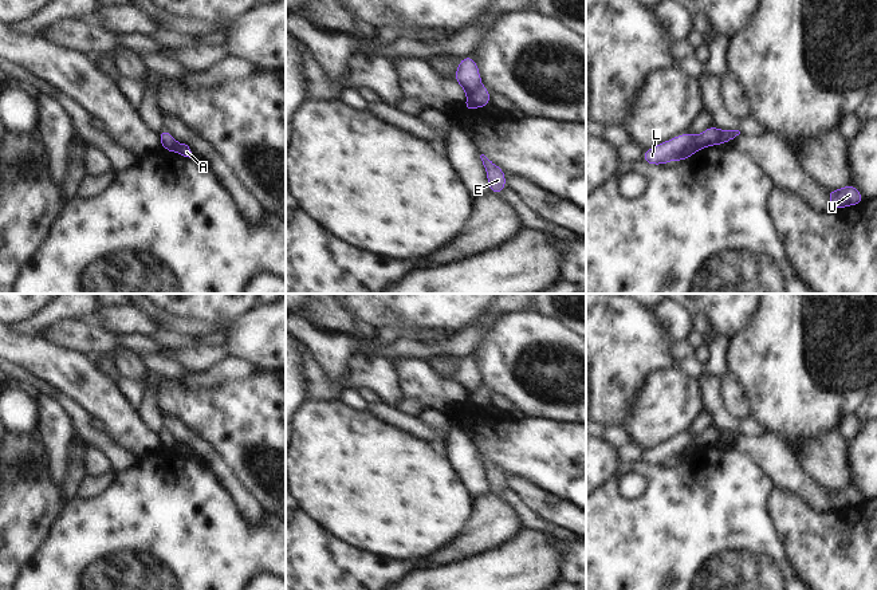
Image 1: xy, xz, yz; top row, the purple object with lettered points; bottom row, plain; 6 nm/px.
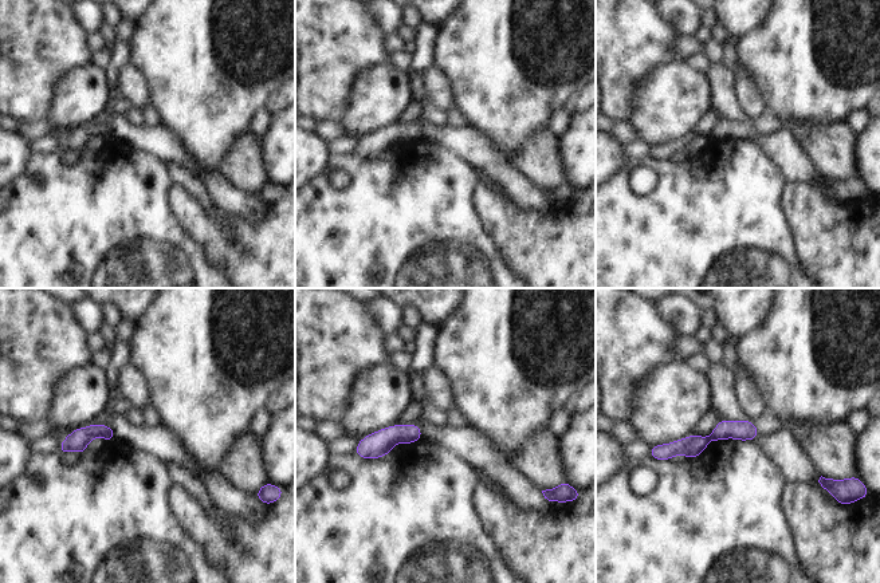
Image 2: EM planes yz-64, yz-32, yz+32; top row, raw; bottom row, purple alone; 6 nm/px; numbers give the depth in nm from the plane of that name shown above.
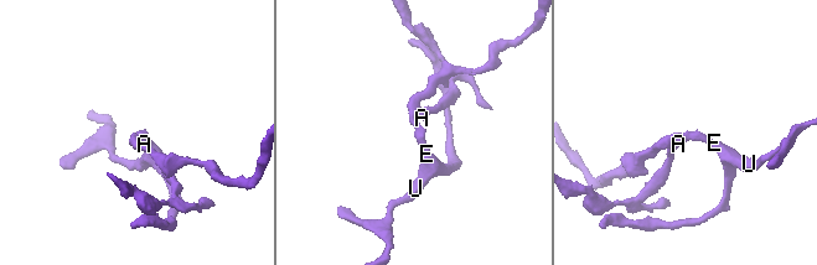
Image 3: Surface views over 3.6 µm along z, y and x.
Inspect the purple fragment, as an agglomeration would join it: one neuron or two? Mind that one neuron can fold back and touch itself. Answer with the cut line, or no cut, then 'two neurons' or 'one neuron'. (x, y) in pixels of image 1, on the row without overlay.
cut in yz along (699, 449), (689, 444), (675, 459); two neurons

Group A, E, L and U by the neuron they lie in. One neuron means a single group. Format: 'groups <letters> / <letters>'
groups A / E L U

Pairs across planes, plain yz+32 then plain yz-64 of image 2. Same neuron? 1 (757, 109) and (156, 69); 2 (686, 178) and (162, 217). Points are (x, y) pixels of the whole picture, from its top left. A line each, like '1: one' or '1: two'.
1: two
2: one

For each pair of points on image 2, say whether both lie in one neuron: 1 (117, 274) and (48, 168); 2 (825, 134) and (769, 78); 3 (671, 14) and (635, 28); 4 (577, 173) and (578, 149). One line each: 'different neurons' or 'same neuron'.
1: same neuron
2: different neurons
3: different neurons
4: same neuron

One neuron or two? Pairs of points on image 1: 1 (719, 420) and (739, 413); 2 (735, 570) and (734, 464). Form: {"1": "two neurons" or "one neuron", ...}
{"1": "two neurons", "2": "one neuron"}

